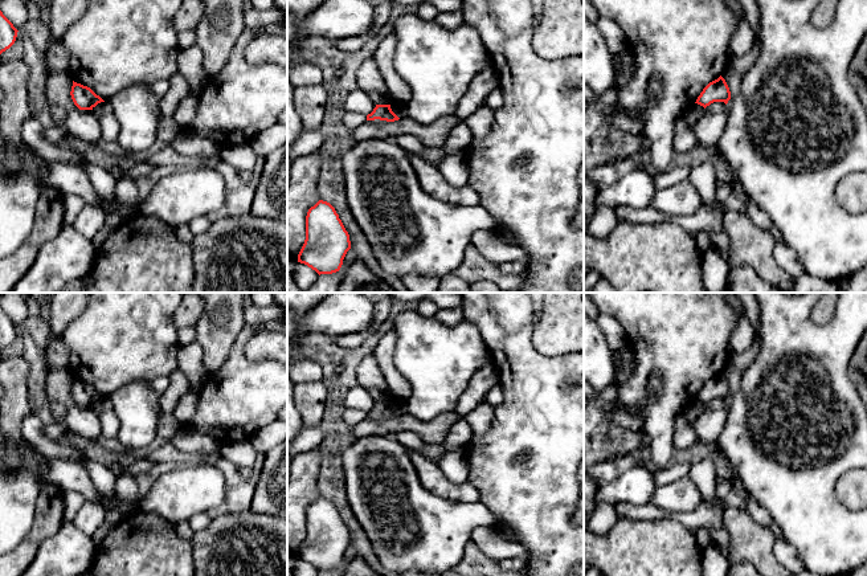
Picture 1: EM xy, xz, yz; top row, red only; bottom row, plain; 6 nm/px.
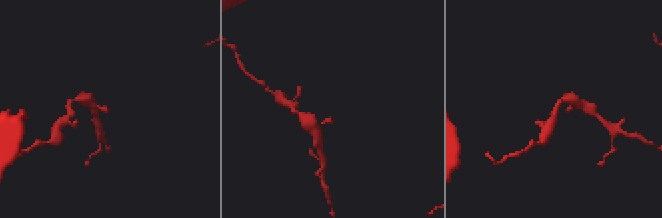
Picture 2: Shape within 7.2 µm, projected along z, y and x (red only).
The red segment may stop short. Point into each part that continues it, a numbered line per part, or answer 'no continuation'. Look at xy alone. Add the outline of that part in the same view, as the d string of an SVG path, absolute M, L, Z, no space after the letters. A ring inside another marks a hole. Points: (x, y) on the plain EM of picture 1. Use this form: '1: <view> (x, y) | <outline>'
no continuation

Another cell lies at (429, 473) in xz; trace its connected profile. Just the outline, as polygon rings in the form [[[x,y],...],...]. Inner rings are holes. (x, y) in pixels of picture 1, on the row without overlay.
[[[410,450],[410,459],[422,486],[435,495],[465,503],[480,502],[479,490],[469,481],[461,485],[449,481],[437,463],[429,461],[417,450]]]

